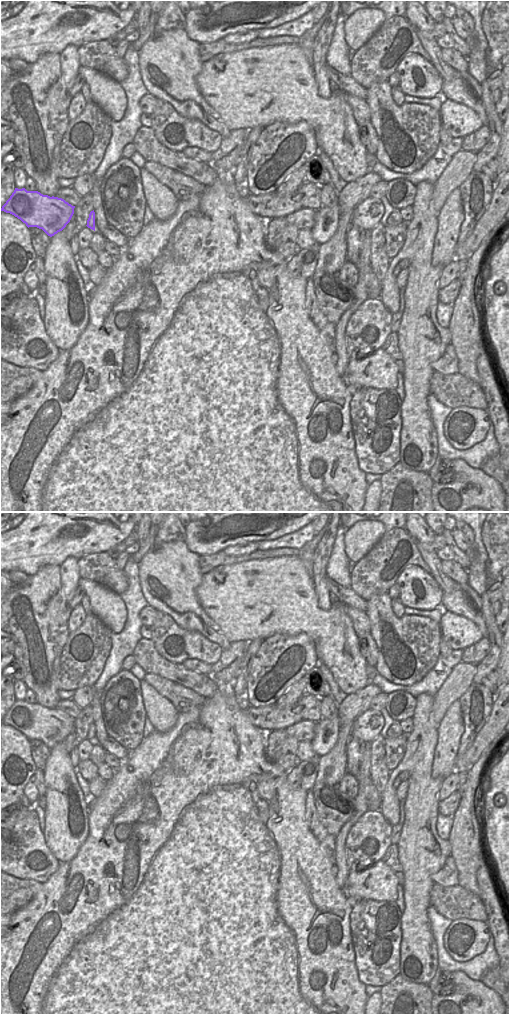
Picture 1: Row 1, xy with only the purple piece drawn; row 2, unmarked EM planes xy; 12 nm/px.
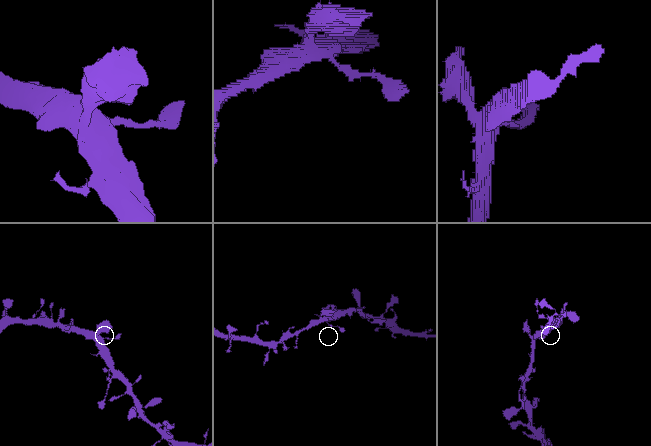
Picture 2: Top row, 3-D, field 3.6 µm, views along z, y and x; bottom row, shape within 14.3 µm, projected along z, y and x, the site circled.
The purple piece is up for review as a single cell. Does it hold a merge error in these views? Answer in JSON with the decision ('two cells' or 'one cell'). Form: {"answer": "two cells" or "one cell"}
{"answer": "one cell"}

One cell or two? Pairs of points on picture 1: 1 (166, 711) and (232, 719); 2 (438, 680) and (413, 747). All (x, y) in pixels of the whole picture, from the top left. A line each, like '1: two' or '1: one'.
1: two
2: two

